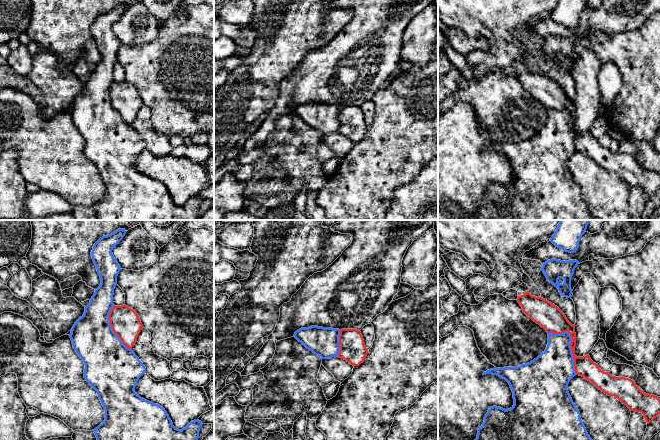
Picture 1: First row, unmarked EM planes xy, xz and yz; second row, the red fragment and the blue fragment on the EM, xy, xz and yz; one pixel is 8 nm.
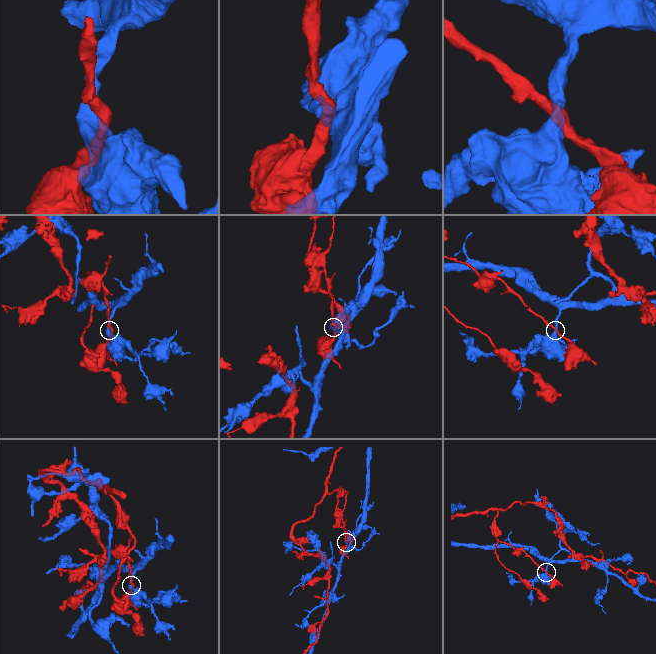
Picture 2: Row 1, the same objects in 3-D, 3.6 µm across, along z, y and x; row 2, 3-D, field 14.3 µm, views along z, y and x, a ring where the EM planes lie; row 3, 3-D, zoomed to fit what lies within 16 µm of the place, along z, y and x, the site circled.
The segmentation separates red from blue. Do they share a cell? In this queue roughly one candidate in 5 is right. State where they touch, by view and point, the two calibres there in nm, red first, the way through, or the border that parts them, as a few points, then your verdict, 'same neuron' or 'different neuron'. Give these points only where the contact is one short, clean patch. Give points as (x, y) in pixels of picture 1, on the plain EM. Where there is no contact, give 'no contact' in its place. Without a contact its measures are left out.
contact yz (570, 120); calibres 200 and 320 nm; different neuron

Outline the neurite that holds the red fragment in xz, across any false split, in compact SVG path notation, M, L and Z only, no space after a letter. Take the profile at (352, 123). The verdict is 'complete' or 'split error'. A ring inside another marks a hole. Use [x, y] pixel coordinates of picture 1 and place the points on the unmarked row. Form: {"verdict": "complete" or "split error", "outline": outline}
{"verdict": "complete", "outline": "M341 105L339 112L340 127L338 133L346 136L351 141L359 142L364 138L368 126L363 112L357 105Z"}

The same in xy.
{"verdict": "complete", "outline": "M114 81L109 89L109 96L113 108L127 124L132 125L143 105L138 90L126 81Z"}

